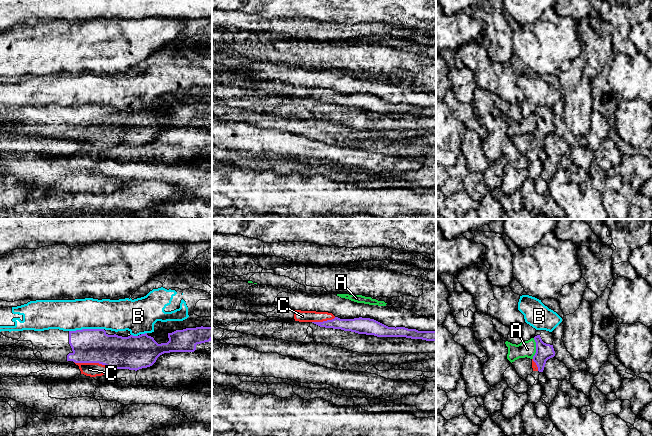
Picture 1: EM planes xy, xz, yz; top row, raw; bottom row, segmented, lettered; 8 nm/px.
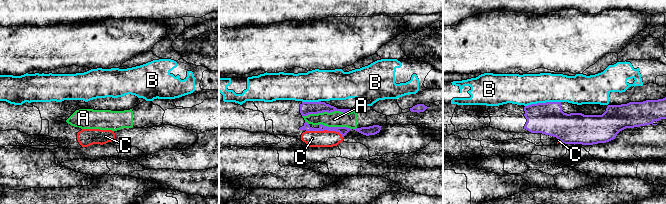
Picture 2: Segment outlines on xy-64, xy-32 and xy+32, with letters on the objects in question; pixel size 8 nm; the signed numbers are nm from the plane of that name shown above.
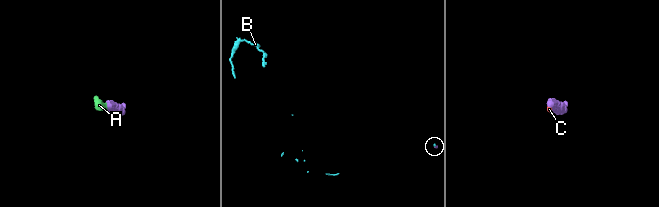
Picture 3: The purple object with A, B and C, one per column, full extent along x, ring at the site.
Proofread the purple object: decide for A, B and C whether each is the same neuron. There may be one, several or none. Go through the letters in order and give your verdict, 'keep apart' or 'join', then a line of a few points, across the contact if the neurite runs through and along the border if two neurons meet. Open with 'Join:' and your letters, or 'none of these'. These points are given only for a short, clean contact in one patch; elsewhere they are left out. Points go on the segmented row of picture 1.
Join: C
A: keep apart | yz (534, 338), (535, 354), (532, 358)
B: keep apart
C: join | xy (88, 345), (92, 349), (92, 362), (89, 369)

